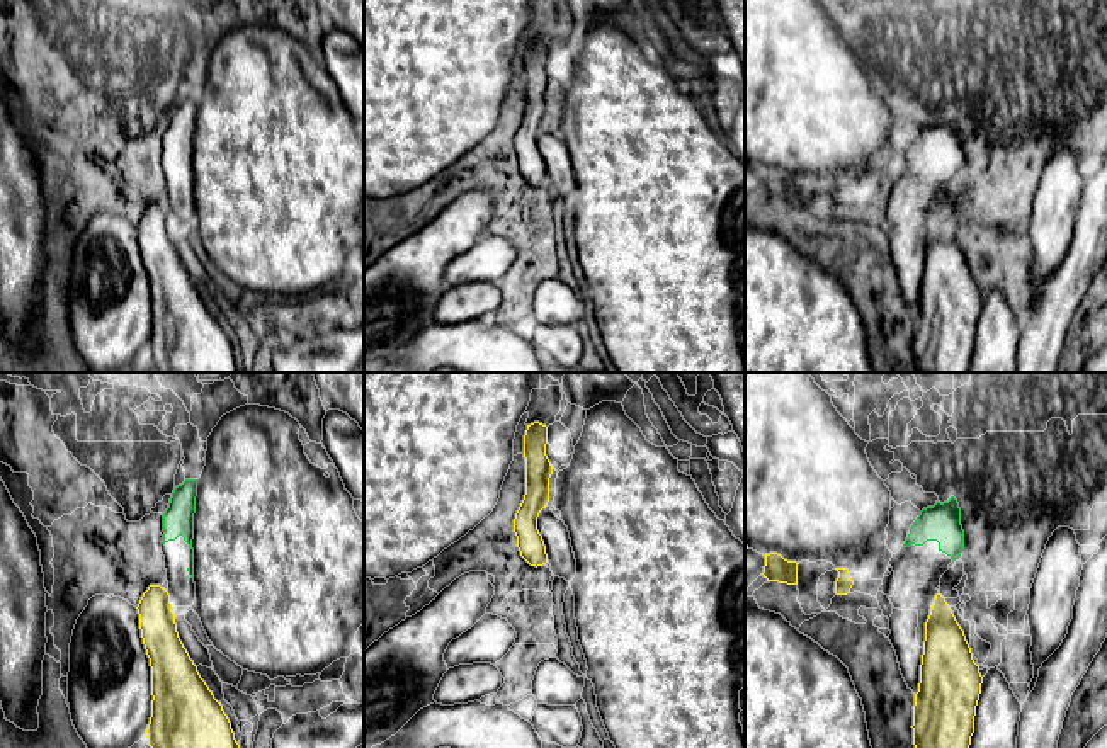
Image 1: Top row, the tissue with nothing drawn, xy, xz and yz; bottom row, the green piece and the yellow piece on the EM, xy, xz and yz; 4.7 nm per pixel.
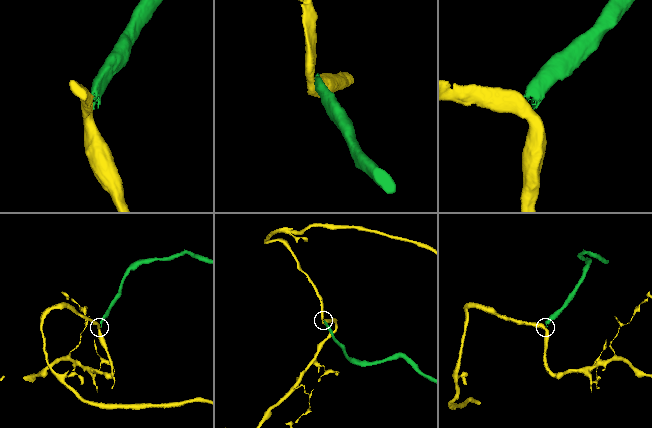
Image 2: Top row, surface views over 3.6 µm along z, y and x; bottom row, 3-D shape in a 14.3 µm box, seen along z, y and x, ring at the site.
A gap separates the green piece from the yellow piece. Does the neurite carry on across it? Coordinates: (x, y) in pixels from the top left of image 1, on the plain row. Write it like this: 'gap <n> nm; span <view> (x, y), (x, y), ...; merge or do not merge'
gap 130 nm; span xy (191, 196), (167, 211); do not merge

